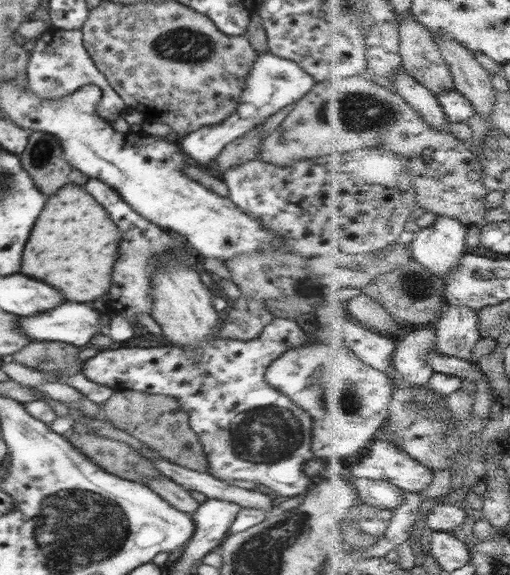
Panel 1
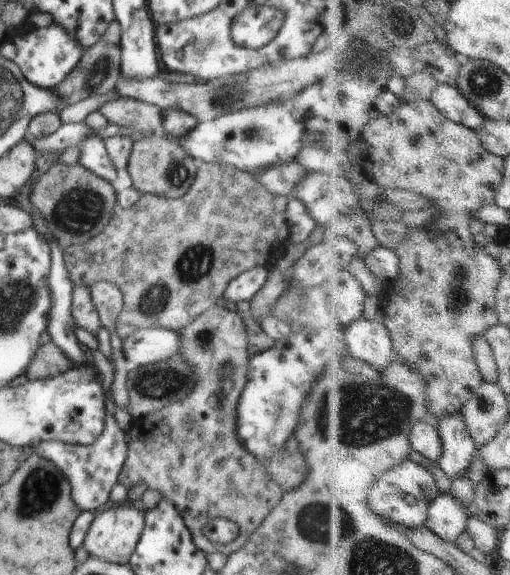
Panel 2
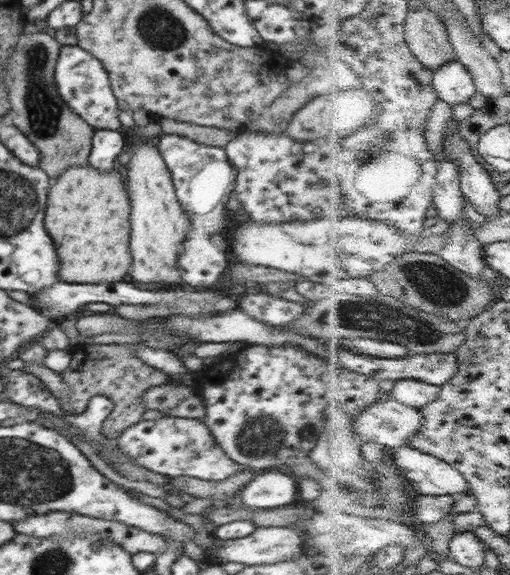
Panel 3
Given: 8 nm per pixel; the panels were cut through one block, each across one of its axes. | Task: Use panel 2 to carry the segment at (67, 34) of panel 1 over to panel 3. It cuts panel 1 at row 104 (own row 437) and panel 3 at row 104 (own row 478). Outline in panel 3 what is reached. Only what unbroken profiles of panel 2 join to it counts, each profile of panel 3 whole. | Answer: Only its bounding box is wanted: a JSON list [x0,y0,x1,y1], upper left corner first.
[54,46,122,130]

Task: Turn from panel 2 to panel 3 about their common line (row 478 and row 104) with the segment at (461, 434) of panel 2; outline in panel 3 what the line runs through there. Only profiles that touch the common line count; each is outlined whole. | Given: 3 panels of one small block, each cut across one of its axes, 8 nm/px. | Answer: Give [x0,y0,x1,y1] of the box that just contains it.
[434,62,479,104]

